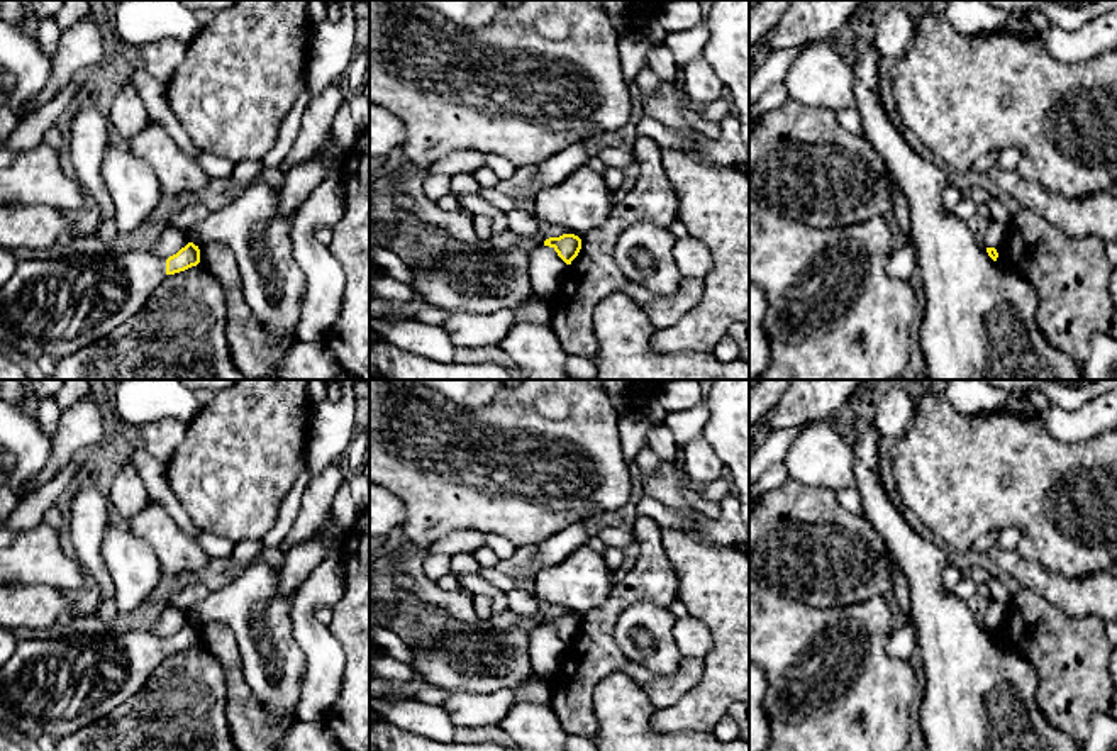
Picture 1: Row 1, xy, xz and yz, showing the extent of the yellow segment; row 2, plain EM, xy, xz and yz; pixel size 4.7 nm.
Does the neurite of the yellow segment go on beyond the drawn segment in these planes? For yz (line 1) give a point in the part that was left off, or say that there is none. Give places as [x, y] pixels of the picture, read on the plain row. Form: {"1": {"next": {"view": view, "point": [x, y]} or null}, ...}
{"1": {"next": null}}

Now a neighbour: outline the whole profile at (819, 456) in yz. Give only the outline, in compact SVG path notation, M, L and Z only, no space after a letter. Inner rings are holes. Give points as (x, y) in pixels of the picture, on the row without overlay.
M827 419L812 422L795 437L785 465L788 476L803 485L832 492L856 487L853 442L841 436Z

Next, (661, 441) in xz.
M663 420L651 429L647 436L647 444L663 461L673 461L680 453L675 446L673 434L670 432Z

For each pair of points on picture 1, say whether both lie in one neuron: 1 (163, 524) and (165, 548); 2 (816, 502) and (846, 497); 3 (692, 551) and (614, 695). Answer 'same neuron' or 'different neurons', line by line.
1: same neuron
2: different neurons
3: different neurons

